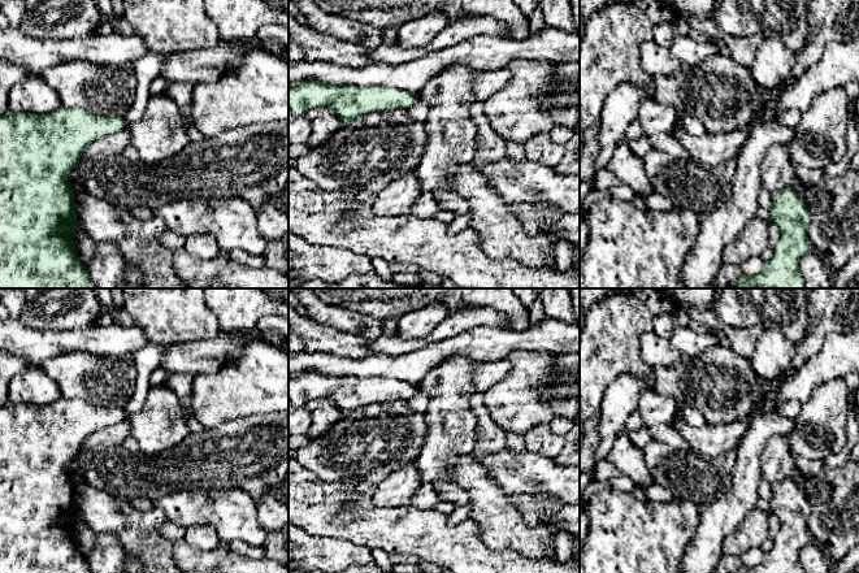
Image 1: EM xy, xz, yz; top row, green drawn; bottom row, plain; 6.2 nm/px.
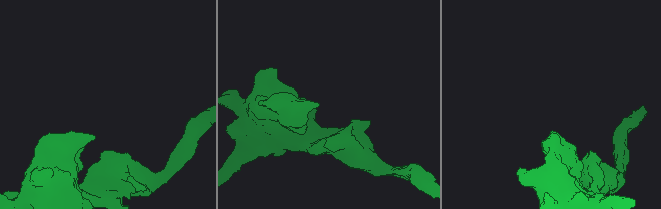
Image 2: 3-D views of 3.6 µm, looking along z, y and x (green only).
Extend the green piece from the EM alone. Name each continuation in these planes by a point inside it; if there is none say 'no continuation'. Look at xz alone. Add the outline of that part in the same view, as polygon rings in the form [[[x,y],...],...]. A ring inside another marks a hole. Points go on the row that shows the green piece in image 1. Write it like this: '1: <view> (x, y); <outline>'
no continuation

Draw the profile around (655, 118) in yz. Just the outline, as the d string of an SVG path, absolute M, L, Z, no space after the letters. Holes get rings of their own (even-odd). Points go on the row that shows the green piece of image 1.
M646 99L641 103L637 120L643 135L671 134L677 122L677 110L658 100Z

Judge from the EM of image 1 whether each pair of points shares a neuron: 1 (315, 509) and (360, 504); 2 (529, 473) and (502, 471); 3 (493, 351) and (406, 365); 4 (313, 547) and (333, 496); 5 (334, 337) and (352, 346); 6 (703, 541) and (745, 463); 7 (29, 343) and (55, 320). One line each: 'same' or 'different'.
1: same
2: same
3: same
4: different
5: same
6: same
7: different

